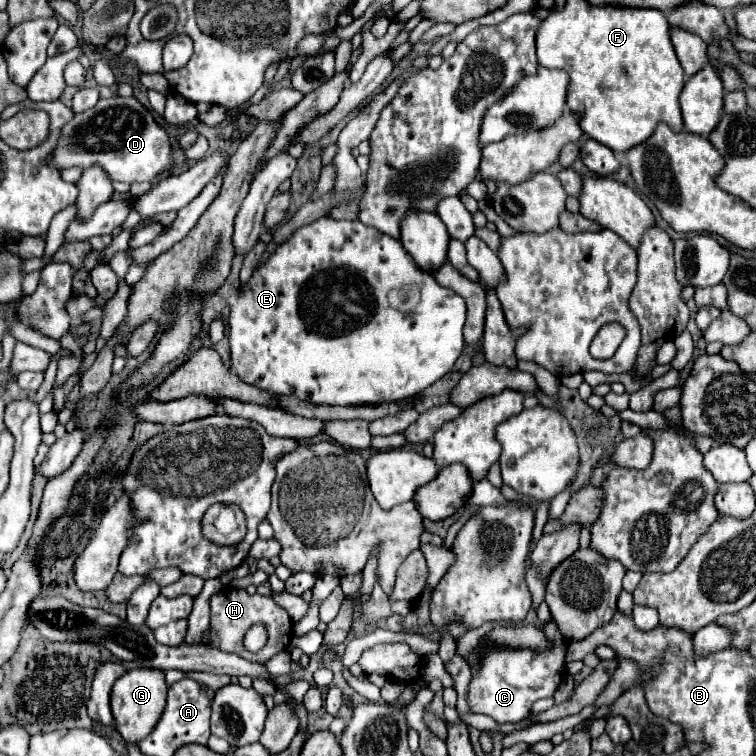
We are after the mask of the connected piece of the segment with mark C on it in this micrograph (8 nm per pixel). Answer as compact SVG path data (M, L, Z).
M554 622L544 626L544 632L550 640L554 640L554 648L544 652L544 654L536 654L532 650L524 650L524 648L490 648L484 652L482 662L476 666L476 658L474 652L470 654L470 668L472 668L472 682L470 682L470 708L472 712L480 712L480 714L488 714L492 716L498 724L506 724L506 722L520 722L530 714L530 706L540 700L540 698L548 698L556 692L558 684L562 682L562 676L566 672L564 666L564 638L560 636L558 628Z

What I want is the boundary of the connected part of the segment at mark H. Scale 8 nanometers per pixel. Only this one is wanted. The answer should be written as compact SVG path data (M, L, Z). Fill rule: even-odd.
M222 588L218 594L210 598L210 642L208 646L218 648L228 654L242 656L250 662L268 662L278 652L286 650L290 640L292 640L292 618L270 596L260 596L260 594L250 596L246 590L240 590L240 588ZM254 624L264 624L268 632L268 640L258 652L250 652L244 648L244 636Z

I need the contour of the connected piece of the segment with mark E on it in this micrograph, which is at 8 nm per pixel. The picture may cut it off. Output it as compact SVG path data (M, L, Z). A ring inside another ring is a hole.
M320 218L308 226L302 226L294 232L294 236L280 244L276 252L270 256L270 260L260 266L246 288L236 296L236 302L230 306L230 316L226 320L228 334L230 334L230 356L232 356L232 370L248 384L258 386L266 392L278 394L278 396L296 396L300 400L312 400L314 404L338 404L338 406L352 406L352 404L380 404L388 400L404 400L408 396L416 396L424 392L428 386L432 386L436 380L440 380L444 374L448 374L462 354L464 338L462 328L466 322L466 304L460 296L456 296L450 288L442 288L436 284L434 276L430 272L424 272L416 268L412 256L404 250L404 246L398 240L392 240L392 236L378 232L376 228L364 226L360 220L334 220L334 218ZM402 288L418 288L418 302L414 304L414 294L402 294L404 306L402 310L392 308L388 304L390 290L402 290Z

